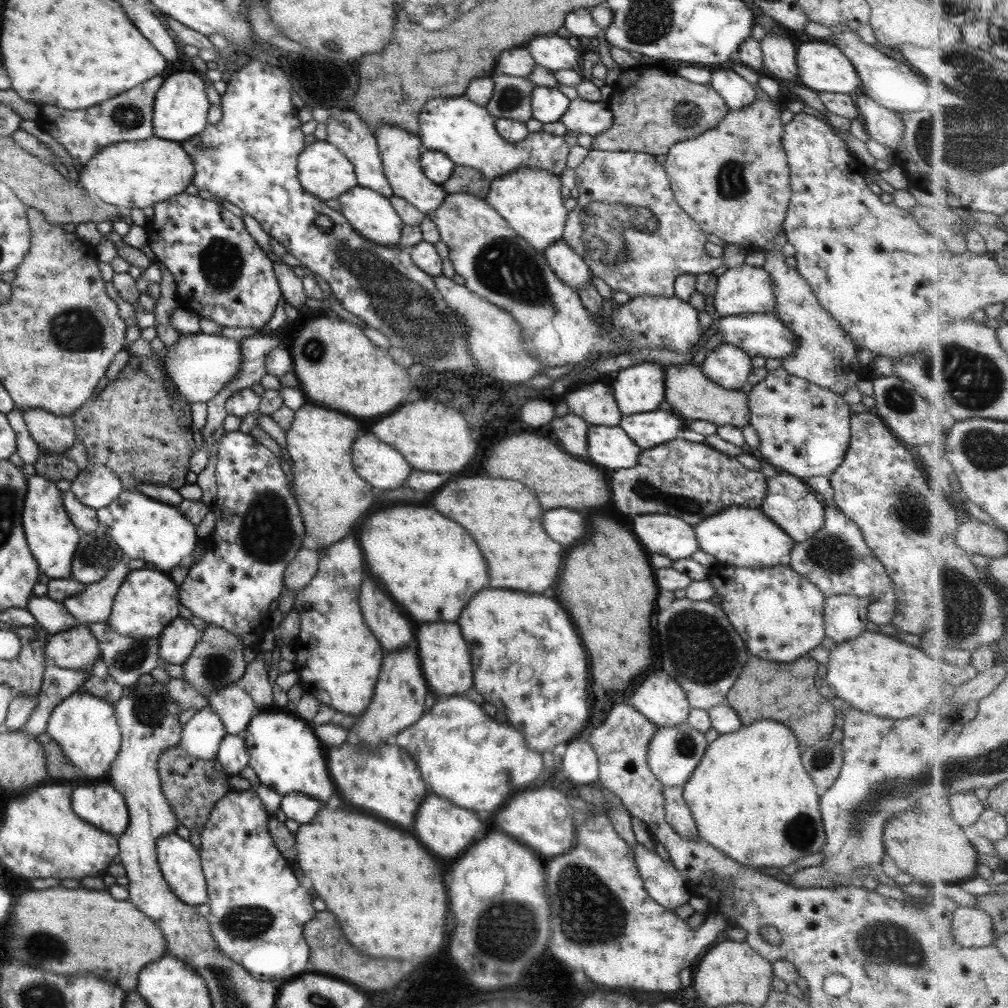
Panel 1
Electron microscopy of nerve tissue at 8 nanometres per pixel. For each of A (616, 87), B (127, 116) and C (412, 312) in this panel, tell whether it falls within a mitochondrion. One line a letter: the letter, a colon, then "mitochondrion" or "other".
A: other
B: mitochondrion
C: mitochondrion

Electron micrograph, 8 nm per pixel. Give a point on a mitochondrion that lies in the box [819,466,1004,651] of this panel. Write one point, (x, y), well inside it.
(962, 593)

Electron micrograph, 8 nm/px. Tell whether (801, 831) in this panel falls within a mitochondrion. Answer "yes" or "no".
yes

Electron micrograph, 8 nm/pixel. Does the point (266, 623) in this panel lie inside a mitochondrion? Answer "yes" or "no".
no

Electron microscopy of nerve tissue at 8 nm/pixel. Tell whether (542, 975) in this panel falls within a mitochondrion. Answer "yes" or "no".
no

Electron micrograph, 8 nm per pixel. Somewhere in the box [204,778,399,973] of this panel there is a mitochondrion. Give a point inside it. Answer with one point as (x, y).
(245, 922)

